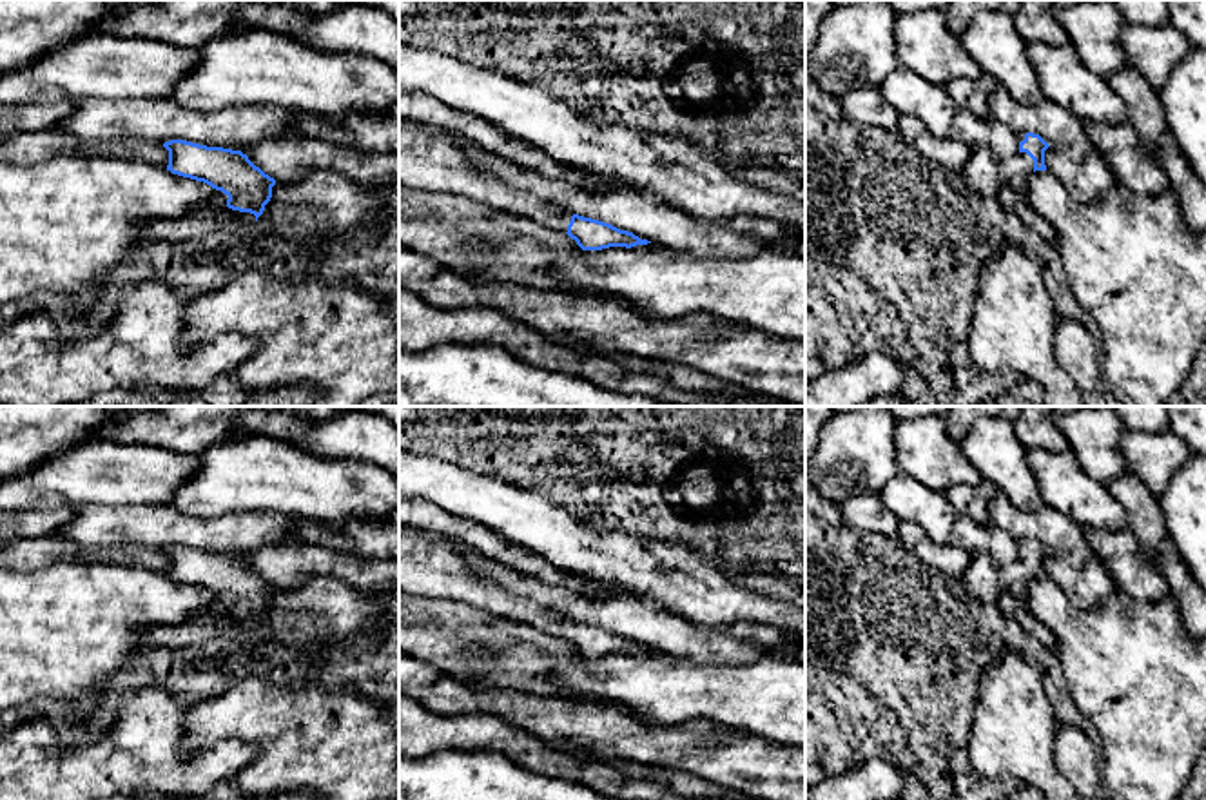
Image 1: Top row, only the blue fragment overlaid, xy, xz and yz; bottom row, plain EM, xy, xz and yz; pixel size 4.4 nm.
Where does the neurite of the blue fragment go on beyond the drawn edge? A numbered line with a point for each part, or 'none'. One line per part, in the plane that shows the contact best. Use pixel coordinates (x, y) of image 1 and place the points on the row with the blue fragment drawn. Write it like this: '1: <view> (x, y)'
1: yz (1014, 171)

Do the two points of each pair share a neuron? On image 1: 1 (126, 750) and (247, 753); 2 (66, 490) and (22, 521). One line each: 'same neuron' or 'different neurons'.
1: same neuron
2: different neurons

